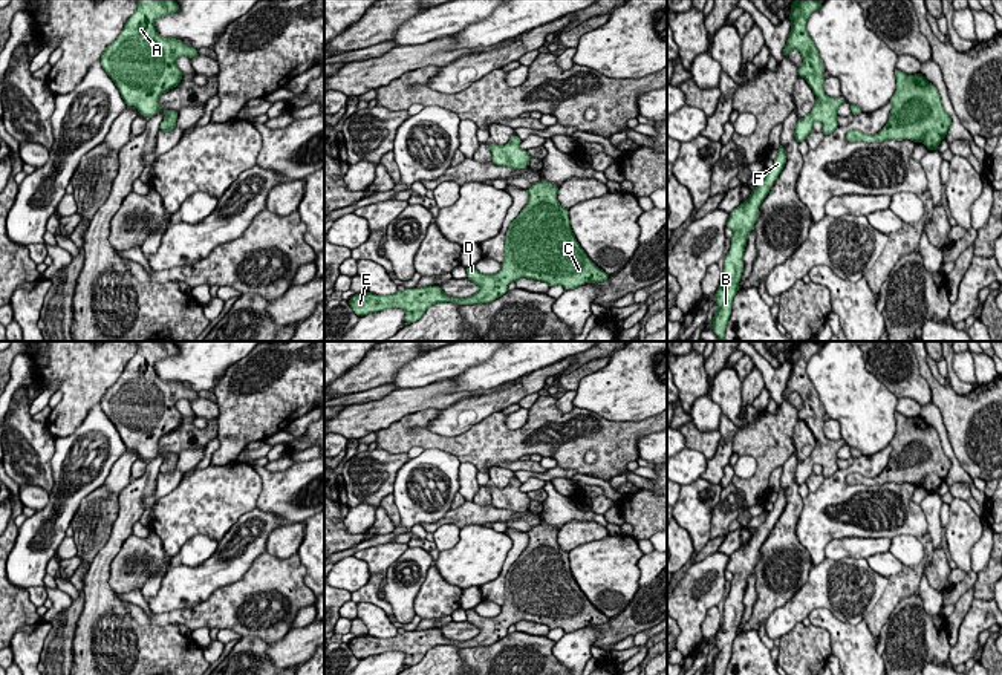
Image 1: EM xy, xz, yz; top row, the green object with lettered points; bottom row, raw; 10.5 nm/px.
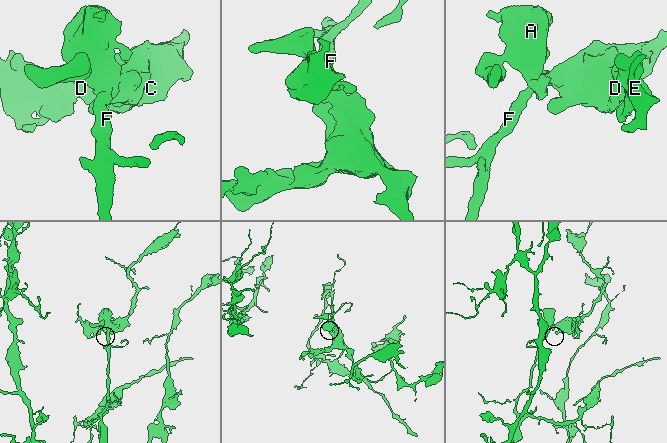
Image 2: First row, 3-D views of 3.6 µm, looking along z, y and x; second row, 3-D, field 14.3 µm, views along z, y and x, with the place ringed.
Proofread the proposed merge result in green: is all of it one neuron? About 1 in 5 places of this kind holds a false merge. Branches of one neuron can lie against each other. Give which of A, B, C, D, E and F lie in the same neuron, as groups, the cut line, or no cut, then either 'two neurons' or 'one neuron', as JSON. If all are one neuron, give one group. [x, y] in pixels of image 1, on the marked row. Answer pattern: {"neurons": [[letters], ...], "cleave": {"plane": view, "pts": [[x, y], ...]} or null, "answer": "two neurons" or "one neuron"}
{"neurons": [["A", "B", "C", "D", "E", "F"]], "cleave": null, "answer": "one neuron"}

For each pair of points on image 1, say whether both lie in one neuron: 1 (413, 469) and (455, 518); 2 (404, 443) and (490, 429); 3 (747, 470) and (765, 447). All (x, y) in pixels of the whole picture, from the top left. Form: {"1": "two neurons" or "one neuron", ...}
{"1": "two neurons", "2": "one neuron", "3": "two neurons"}

